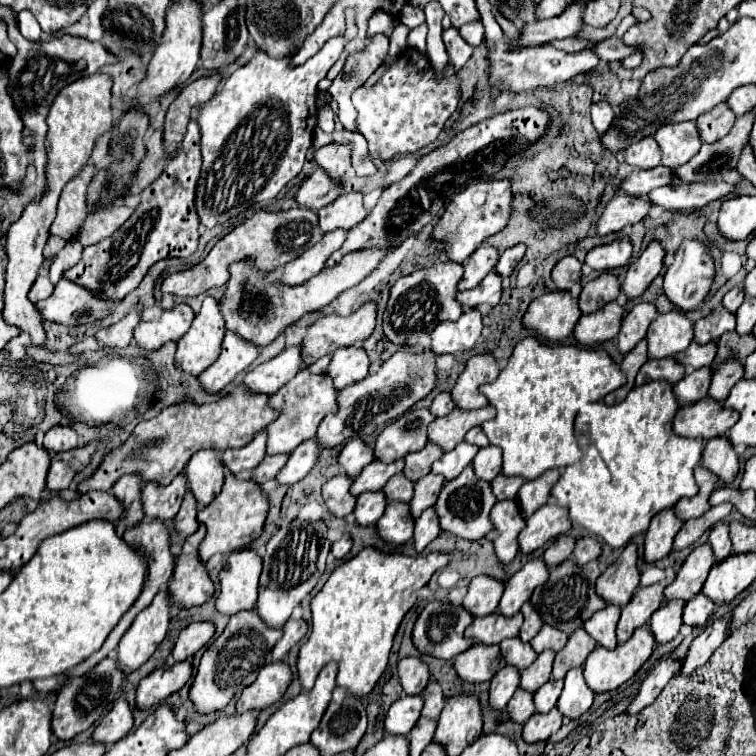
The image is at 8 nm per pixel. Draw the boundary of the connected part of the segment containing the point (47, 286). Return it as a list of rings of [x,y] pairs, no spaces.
[[[41,268],[39,274],[37,274],[35,284],[29,290],[29,300],[31,302],[39,302],[39,300],[45,300],[51,294],[53,294],[53,284],[49,280],[49,272],[45,268]]]

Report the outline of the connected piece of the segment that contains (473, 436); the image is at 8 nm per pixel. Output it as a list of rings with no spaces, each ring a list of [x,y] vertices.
[[[481,426],[471,428],[471,430],[467,432],[465,440],[467,440],[467,442],[471,442],[471,444],[477,444],[477,446],[487,446],[487,444],[489,444],[489,440],[487,440],[487,436],[485,436],[485,432],[483,432],[483,428],[481,428]]]

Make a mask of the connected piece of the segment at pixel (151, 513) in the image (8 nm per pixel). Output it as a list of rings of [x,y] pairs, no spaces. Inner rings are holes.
[[[181,474],[175,476],[175,480],[163,488],[157,486],[155,482],[145,484],[143,496],[141,496],[145,516],[155,520],[171,520],[177,514],[185,492],[187,492],[185,476]]]

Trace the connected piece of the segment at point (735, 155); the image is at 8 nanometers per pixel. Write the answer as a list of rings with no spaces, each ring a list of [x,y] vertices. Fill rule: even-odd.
[[[755,110],[741,116],[731,128],[731,132],[721,140],[703,144],[703,148],[699,148],[699,152],[687,164],[673,168],[675,178],[681,182],[707,182],[707,176],[709,180],[719,180],[725,172],[733,170],[737,166],[743,146],[749,144],[747,138],[753,120],[755,120]]]

